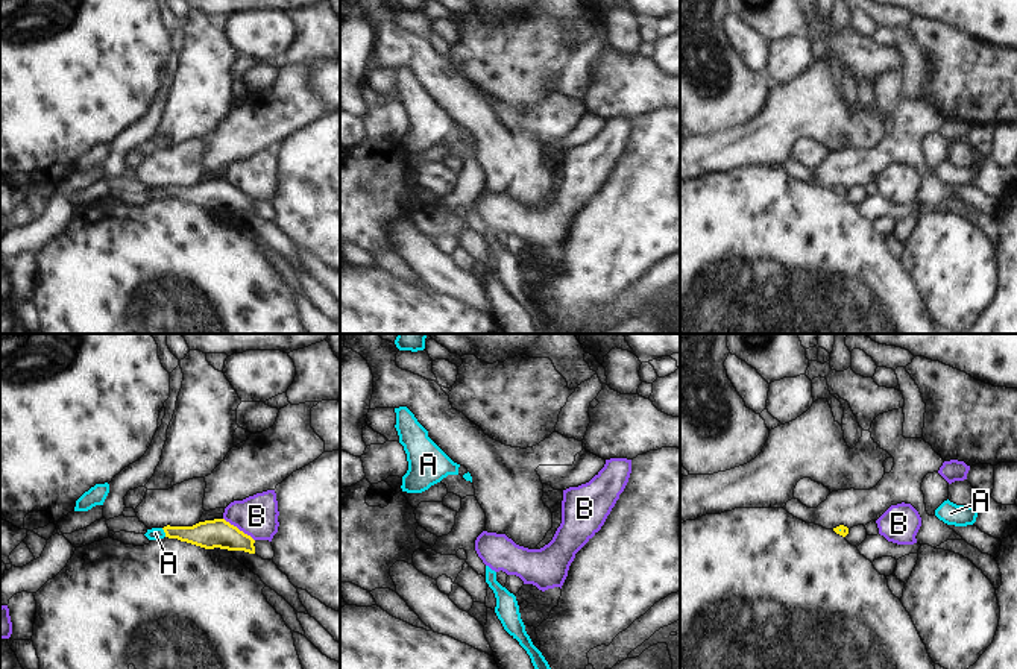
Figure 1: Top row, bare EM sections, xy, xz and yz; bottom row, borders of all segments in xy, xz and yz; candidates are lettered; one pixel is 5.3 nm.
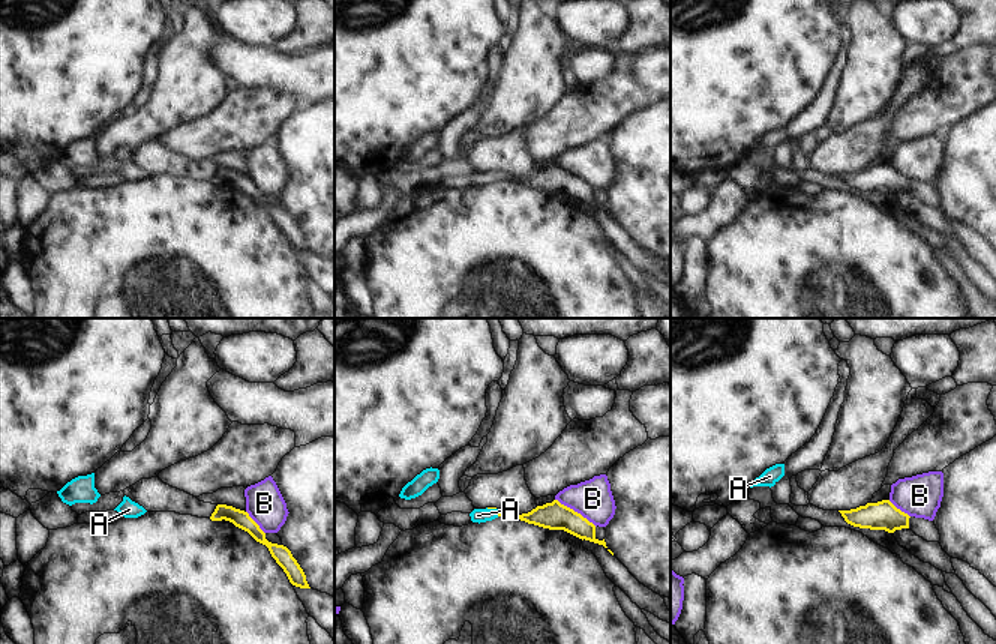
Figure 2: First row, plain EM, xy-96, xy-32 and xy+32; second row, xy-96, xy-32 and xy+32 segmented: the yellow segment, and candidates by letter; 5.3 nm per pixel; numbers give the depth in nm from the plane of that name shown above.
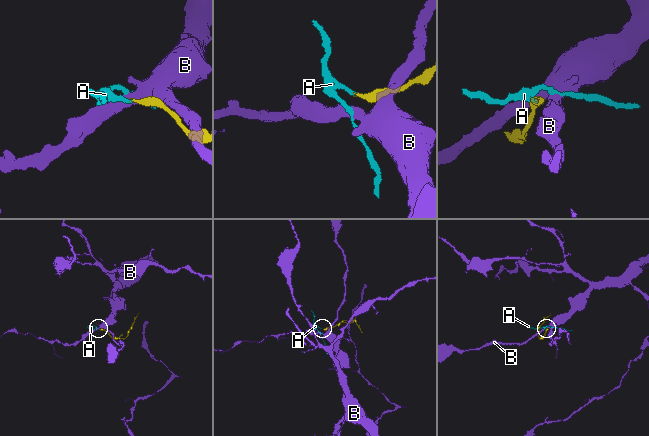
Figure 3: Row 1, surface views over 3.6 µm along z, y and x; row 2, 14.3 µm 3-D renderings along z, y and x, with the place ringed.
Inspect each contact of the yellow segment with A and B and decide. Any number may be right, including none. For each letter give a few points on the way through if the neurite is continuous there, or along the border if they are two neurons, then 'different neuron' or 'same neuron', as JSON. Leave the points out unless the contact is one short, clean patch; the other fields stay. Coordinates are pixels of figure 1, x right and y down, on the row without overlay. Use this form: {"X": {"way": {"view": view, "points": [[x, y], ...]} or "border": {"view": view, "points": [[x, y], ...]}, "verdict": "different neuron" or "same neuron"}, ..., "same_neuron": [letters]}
{"A": {"way": {"view": "xy", "points": [[208, 194], [164, 191], [155, 193]]}, "verdict": "same neuron"}, "B": {"border": {"view": "xy", "points": [[223, 178], [254, 201]]}, "verdict": "different neuron"}, "same_neuron": ["A"]}

